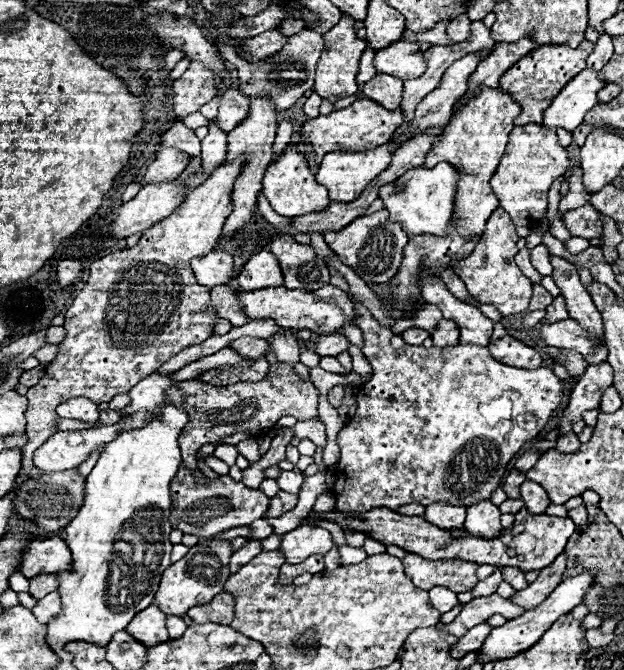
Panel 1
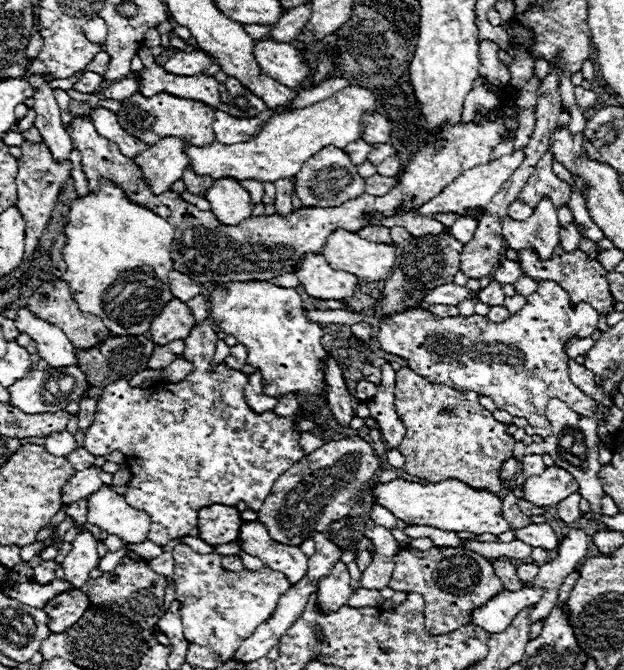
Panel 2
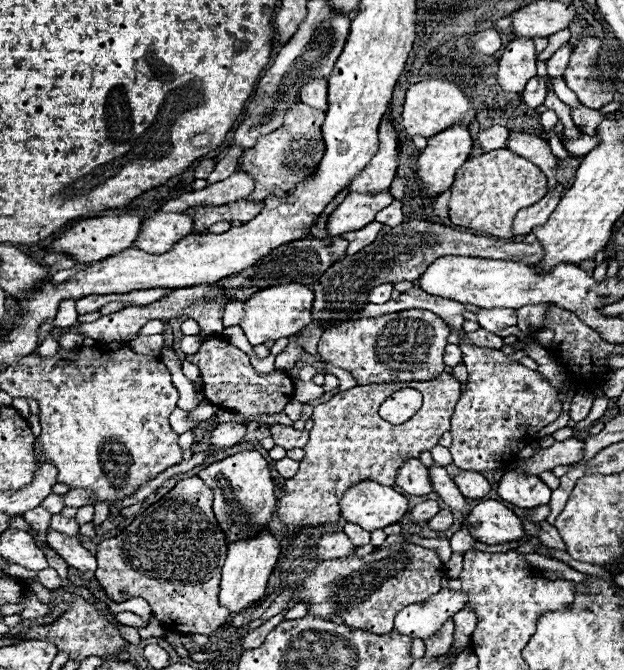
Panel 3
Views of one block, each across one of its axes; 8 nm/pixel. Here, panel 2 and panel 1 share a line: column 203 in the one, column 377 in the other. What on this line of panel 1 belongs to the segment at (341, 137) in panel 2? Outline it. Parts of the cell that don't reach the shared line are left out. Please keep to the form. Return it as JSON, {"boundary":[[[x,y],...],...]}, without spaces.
{"boundary":[[[386,144],[364,152],[328,152],[320,162],[316,182],[328,188],[328,196],[332,202],[352,202],[384,168],[388,168],[390,156],[392,152]]]}

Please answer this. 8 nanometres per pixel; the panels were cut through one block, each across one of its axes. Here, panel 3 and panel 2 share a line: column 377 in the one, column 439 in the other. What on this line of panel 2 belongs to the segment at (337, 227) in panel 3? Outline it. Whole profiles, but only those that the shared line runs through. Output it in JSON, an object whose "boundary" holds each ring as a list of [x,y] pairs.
{"boundary":[[[518,150],[518,152],[512,152],[508,156],[502,156],[494,162],[488,162],[488,164],[482,164],[482,166],[476,166],[476,168],[470,168],[468,172],[460,174],[450,186],[446,186],[436,198],[432,198],[430,202],[426,202],[424,206],[418,208],[418,214],[420,216],[434,216],[436,212],[440,214],[456,214],[456,216],[466,216],[466,210],[484,210],[486,204],[492,200],[492,196],[496,192],[500,192],[502,184],[512,176],[512,172],[522,164],[524,160],[524,152]]]}

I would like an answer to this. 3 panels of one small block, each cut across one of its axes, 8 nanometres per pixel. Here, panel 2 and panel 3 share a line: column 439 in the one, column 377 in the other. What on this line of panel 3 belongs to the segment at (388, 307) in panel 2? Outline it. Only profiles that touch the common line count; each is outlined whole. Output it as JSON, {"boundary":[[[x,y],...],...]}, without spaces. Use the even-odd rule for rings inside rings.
{"boundary":[[[426,220],[402,222],[396,228],[384,226],[376,240],[352,256],[344,256],[332,264],[320,280],[314,284],[314,308],[312,322],[320,326],[340,326],[358,316],[358,312],[368,304],[368,294],[382,282],[398,284],[402,280],[416,280],[432,260],[442,256],[470,256],[470,258],[488,258],[488,260],[512,260],[522,264],[540,262],[542,248],[540,242],[534,244],[506,244],[502,240],[492,240],[486,236],[476,236],[468,232],[454,230],[444,224],[434,224]],[[362,290],[362,296],[360,296]]]}

